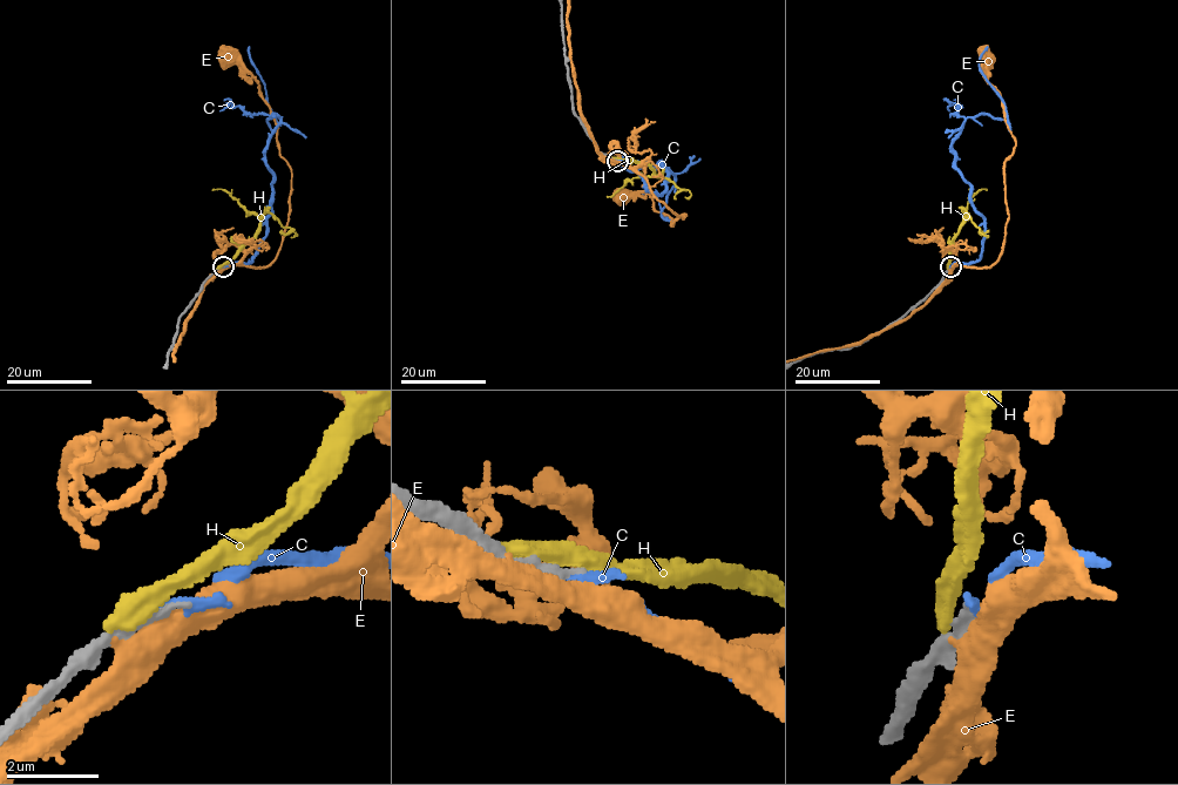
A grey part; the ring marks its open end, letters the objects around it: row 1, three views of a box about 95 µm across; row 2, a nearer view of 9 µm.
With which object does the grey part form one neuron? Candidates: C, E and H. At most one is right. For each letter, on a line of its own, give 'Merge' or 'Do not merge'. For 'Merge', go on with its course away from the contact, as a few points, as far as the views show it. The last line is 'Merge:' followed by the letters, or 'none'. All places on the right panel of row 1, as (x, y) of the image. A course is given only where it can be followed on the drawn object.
C: Merge. Its course: (950, 266), (976, 262), (984, 236), (953, 140), (983, 114), (1009, 130), (979, 66), (987, 46)
E: Do not merge
H: Do not merge
Merge: C

